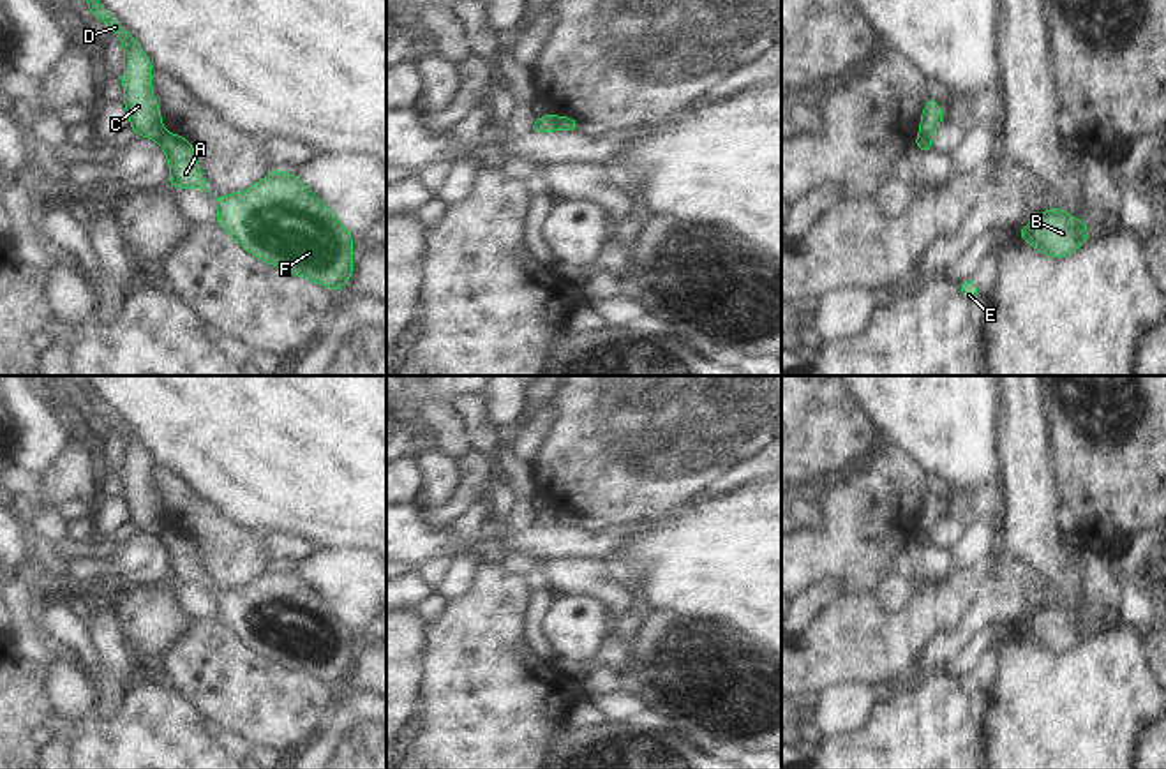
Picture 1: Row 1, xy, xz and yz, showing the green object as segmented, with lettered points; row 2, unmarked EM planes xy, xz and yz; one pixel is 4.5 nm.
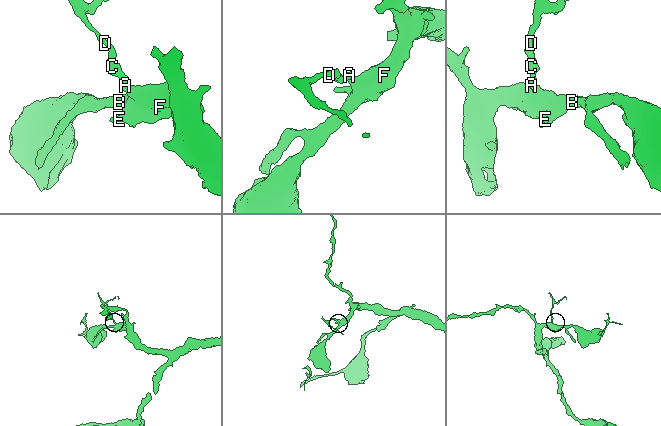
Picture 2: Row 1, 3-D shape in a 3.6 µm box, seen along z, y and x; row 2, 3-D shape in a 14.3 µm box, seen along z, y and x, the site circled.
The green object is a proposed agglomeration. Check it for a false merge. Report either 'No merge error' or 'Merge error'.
Merge error

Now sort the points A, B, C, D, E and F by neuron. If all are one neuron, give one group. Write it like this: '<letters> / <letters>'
A B E F / C D

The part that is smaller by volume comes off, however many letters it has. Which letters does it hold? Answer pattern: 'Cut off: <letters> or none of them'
Cut off: C, D

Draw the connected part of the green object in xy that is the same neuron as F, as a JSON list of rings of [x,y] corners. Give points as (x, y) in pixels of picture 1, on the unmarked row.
[[[272,564],[261,577],[242,587],[212,593],[217,601],[217,621],[259,656],[335,686],[349,677],[355,663],[351,654],[355,631],[325,596],[289,566]]]

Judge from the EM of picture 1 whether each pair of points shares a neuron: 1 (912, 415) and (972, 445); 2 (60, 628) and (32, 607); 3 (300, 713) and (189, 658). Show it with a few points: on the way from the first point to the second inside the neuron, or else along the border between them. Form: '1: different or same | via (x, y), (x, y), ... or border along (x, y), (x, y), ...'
1: same | via (926, 415), (937, 415), (958, 436)
2: different | border along (50, 598), (39, 627)
3: same | via (272, 706), (249, 697), (217, 674)

